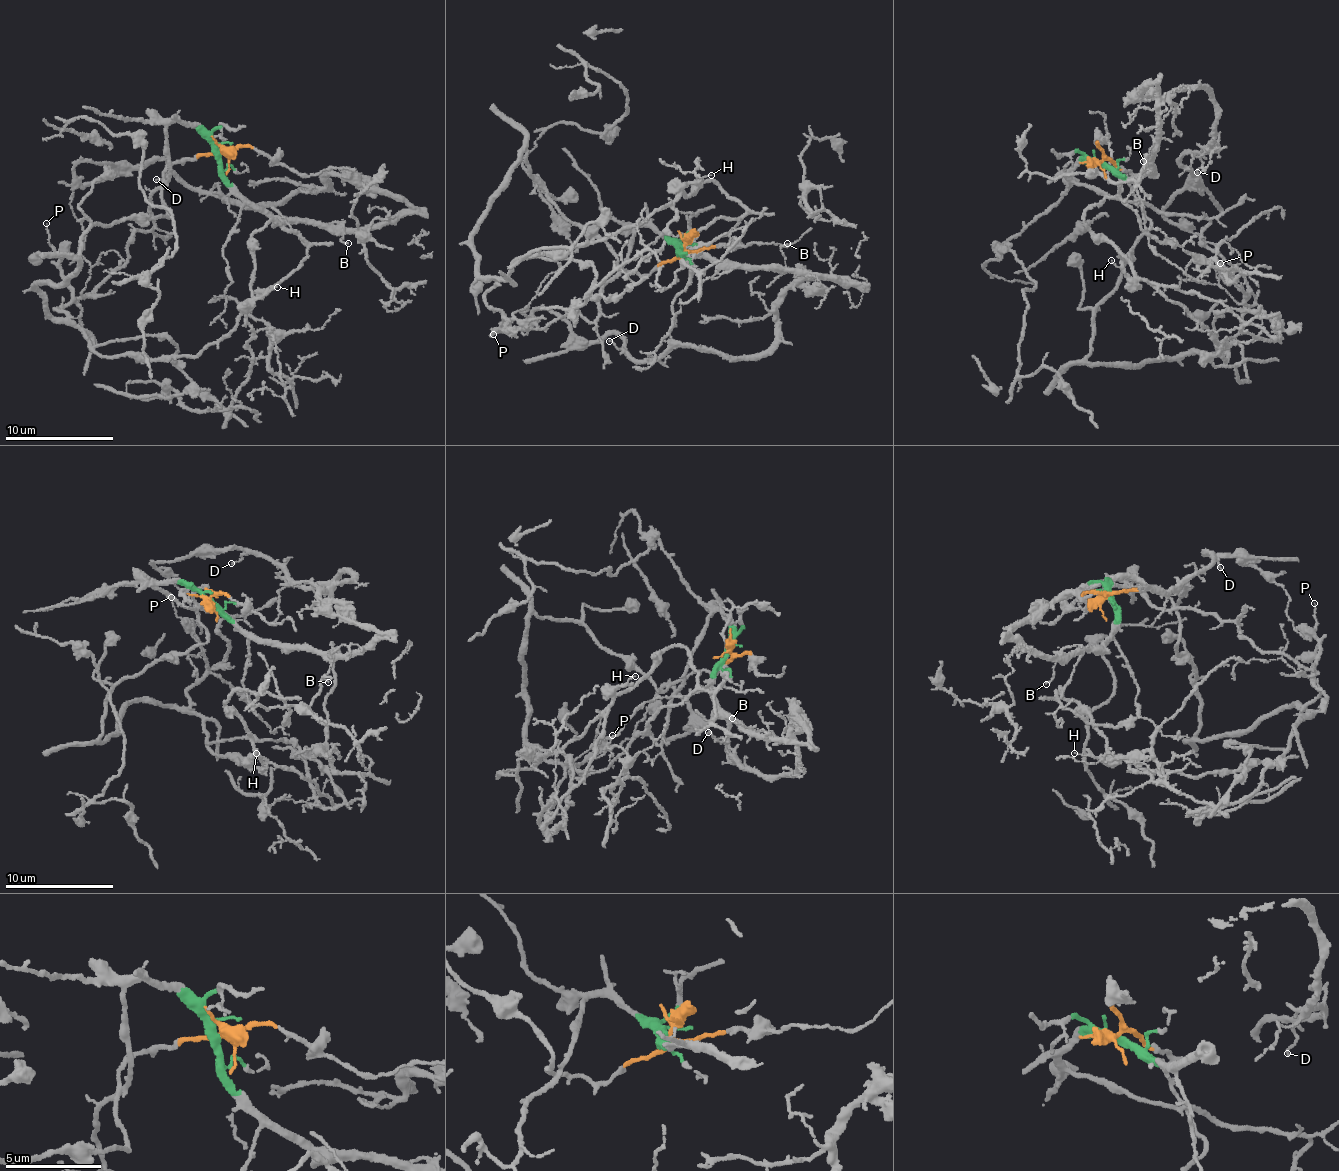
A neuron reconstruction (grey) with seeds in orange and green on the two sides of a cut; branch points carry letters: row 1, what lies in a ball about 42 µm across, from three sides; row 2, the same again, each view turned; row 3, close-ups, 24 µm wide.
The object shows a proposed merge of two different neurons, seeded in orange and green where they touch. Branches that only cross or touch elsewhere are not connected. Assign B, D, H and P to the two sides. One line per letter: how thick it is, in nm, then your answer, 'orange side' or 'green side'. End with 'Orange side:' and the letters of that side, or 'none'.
B: 90 nm thick; green side
D: 120 nm thick; green side
H: 90 nm thick; orange side
P: 100 nm thick; orange side
Orange side: H, P

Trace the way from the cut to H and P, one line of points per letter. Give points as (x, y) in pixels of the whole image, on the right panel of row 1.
H: (1100, 161), (1150, 223), (1087, 359), (1226, 359), (1111, 261)
P: (1100, 161), (1128, 170), (1150, 223), (1094, 313), (1091, 363), (1128, 368), (1224, 350), (1243, 300), (1219, 264)

